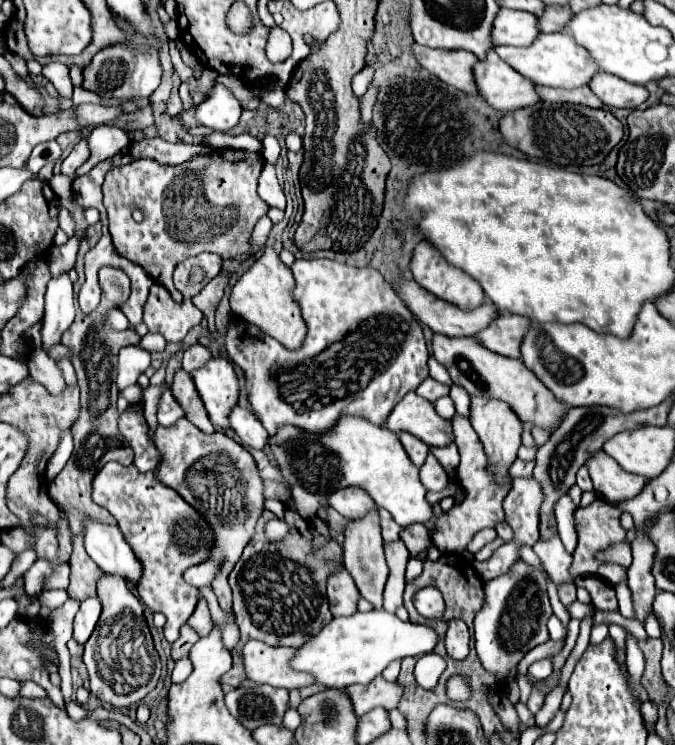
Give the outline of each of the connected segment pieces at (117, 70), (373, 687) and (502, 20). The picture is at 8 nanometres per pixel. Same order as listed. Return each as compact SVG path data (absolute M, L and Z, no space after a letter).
M113 45L99 51L91 65L83 69L85 83L83 87L95 87L95 91L103 97L117 97L117 99L145 99L149 97L161 81L161 65L159 55L153 51L149 55L131 53L125 45Z
M379 675L367 687L363 687L363 685L345 687L345 693L351 699L355 713L363 715L363 713L367 713L369 709L375 709L375 707L395 709L403 691L397 683L387 683Z
M499 9L493 29L491 29L491 41L493 45L531 45L537 37L537 17L525 11L513 11L513 9Z

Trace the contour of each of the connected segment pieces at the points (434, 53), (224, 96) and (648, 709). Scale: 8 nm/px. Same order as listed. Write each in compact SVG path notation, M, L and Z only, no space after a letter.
M417 43L411 47L411 51L423 69L429 69L429 73L439 77L447 85L453 85L455 89L461 89L465 93L477 93L471 69L479 59L473 53L463 49L459 51L431 49Z
M217 83L205 101L195 107L195 119L199 125L225 133L237 125L241 111L241 103L235 99L235 95L225 85Z
M646 701L641 706L641 714L646 725L653 724L657 721L657 706L651 701Z

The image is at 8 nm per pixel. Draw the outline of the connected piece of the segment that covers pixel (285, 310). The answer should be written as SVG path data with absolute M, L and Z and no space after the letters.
M267 247L263 249L261 257L251 265L251 269L245 271L233 285L231 309L237 317L243 317L245 321L261 327L263 333L275 337L281 345L297 349L305 339L307 327L301 317L301 311L297 309L297 303L291 299L289 293L291 289L293 289L291 269L279 259L279 253L273 247Z

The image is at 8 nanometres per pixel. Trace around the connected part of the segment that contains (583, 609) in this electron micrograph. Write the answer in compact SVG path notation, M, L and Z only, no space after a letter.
M573 603L569 607L569 614L571 618L585 619L589 617L591 613L595 613L595 607L589 603L589 605L583 605L583 603Z

